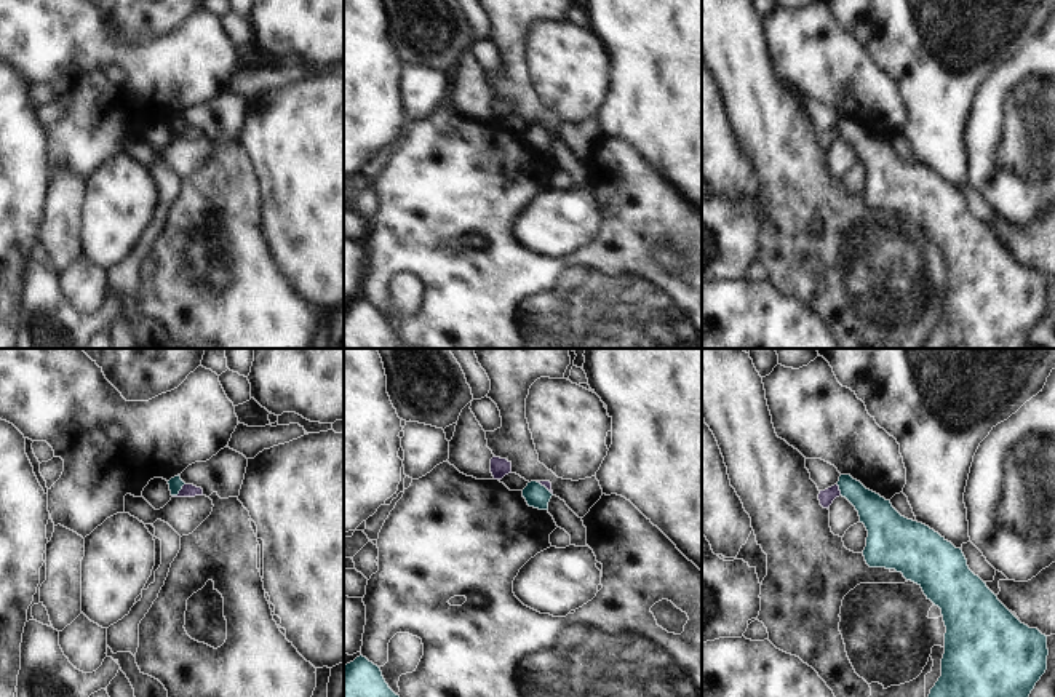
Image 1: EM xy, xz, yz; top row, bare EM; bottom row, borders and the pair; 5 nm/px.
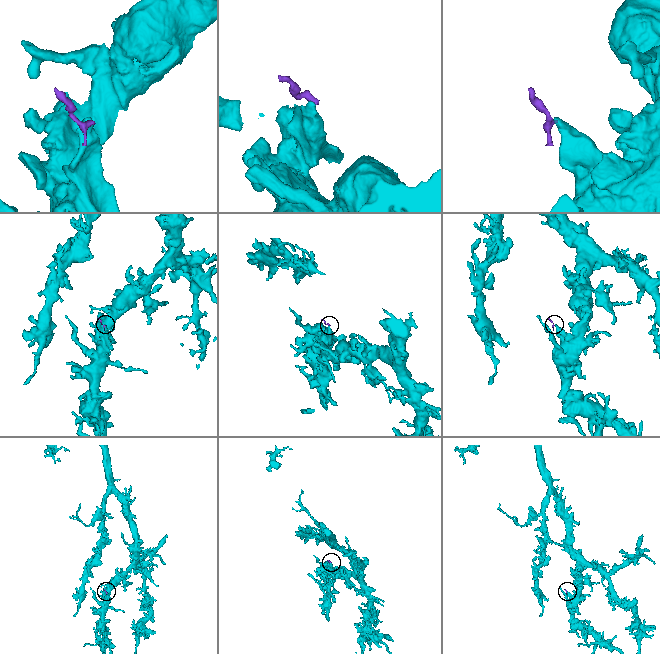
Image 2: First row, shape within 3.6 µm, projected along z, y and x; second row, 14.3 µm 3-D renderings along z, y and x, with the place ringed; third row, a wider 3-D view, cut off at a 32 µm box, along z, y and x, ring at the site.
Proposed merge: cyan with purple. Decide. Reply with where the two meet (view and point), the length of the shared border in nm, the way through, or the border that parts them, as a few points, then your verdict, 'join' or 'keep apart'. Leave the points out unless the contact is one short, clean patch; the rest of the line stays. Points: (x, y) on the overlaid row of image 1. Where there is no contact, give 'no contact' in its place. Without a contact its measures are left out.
xy (179, 489) | 90 nm | along xy (184, 483), (173, 496) | keep apart

